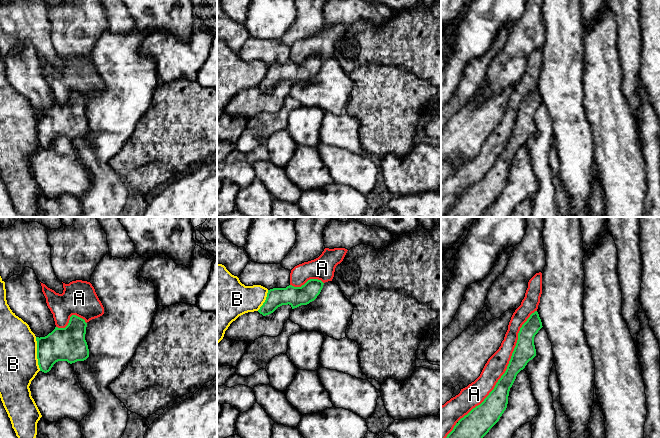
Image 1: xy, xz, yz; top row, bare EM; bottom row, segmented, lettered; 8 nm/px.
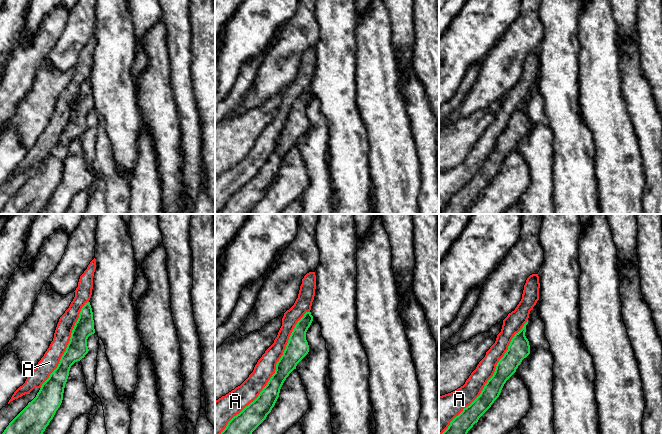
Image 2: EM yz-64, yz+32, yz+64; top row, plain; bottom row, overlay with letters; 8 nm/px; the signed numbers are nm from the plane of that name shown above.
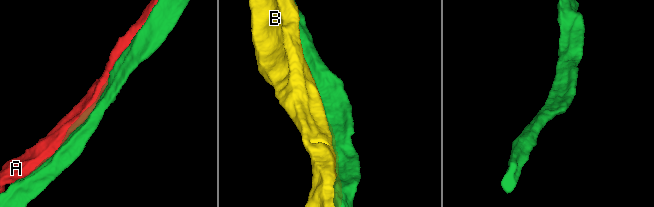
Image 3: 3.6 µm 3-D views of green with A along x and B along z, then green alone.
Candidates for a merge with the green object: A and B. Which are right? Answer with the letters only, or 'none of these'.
none of these

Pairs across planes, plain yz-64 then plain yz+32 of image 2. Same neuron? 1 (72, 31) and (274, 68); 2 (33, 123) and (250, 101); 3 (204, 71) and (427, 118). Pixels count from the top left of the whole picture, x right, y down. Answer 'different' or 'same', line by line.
1: same
2: different
3: different

